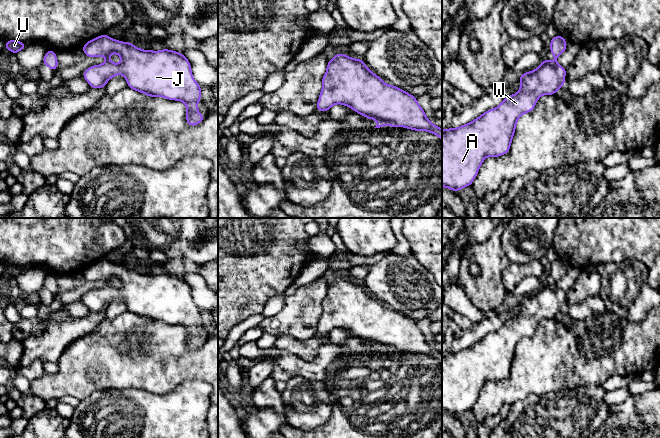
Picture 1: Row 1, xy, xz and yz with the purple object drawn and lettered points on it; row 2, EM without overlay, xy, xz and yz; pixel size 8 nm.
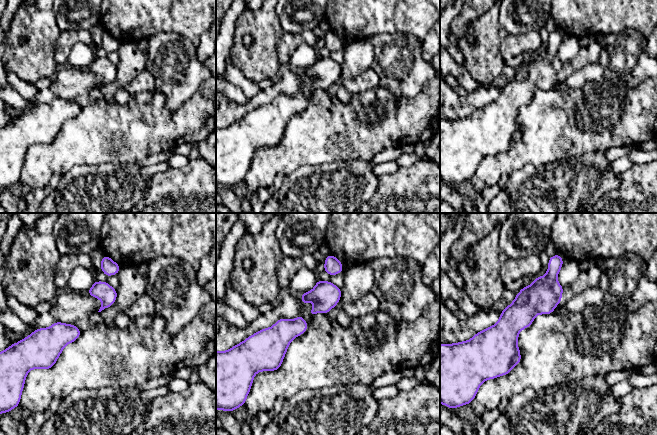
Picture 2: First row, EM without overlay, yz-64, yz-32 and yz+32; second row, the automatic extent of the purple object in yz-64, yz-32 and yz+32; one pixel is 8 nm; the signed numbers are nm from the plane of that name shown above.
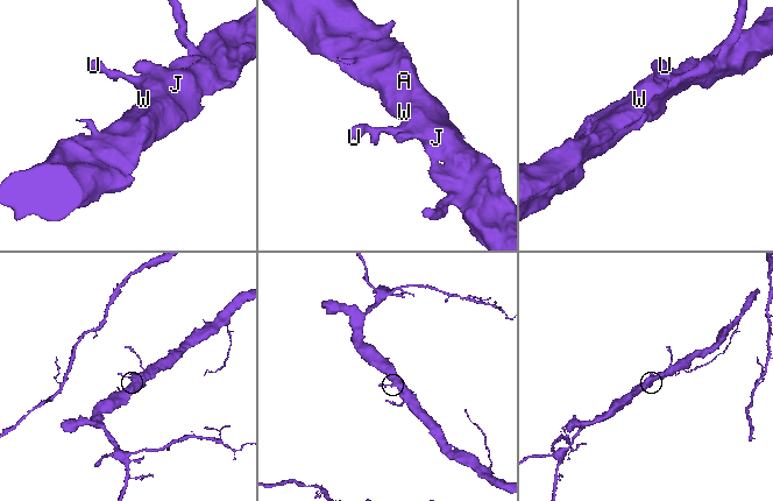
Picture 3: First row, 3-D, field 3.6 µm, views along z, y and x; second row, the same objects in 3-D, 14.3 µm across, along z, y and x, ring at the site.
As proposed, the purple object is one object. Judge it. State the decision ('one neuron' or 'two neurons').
one neuron

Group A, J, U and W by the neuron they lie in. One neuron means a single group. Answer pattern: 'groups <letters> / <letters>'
groups A J U W

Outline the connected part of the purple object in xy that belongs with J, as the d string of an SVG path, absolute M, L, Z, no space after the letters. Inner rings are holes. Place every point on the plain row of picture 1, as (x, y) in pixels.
M105 258L91 263L81 273L87 281L104 280L106 282L103 288L91 290L83 296L82 301L90 311L105 312L112 301L122 298L127 305L127 310L135 315L150 321L182 325L187 332L186 346L188 349L196 350L205 343L204 339L198 336L198 326L202 321L201 311L192 299L189 284L182 277L168 273L142 274L131 266L118 265ZM113 277L121 281L119 288L110 284L110 279Z

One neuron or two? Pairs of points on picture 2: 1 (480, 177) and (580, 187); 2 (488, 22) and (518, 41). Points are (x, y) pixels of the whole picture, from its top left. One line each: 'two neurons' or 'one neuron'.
1: two neurons
2: two neurons

